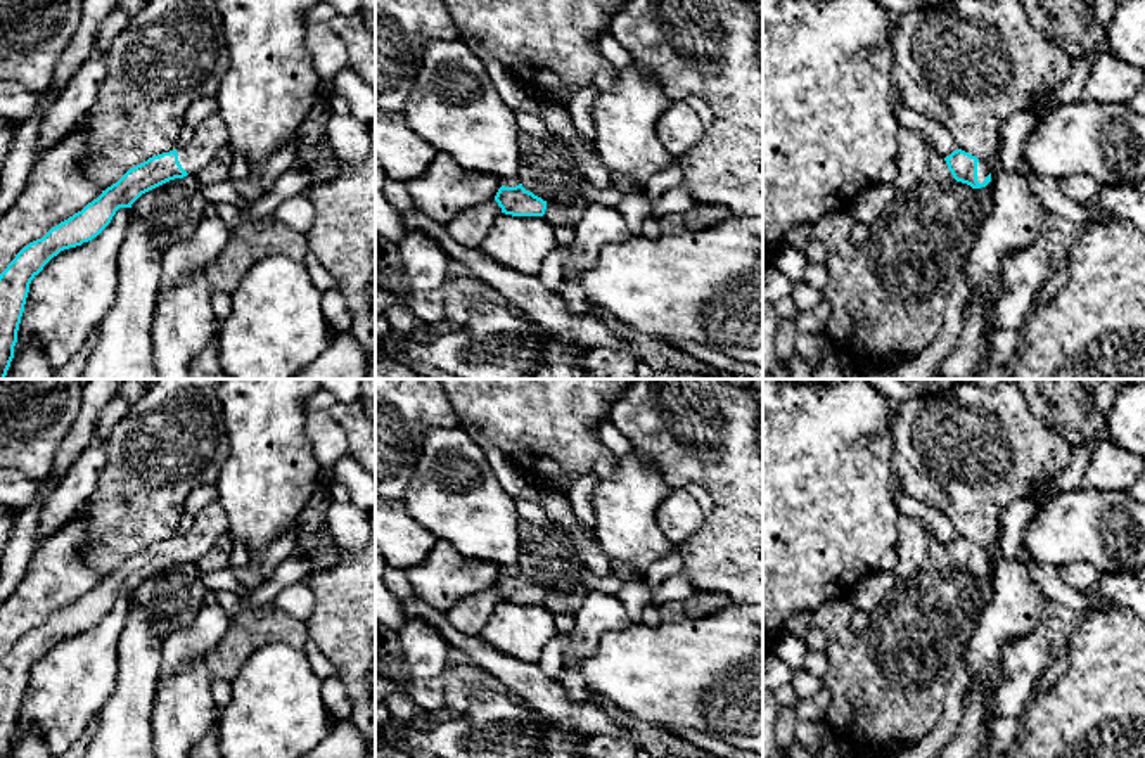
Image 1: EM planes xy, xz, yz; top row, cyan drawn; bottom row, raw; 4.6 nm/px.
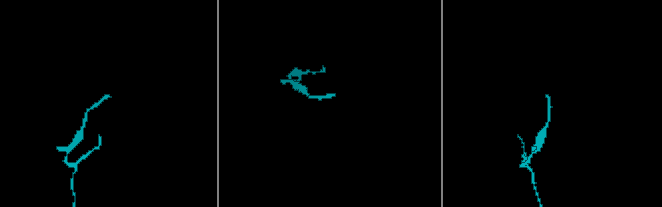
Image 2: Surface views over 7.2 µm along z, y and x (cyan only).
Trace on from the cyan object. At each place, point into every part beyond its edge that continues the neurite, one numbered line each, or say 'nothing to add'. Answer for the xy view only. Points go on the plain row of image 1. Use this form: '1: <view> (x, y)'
1: xy (211, 521)

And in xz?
nothing to add

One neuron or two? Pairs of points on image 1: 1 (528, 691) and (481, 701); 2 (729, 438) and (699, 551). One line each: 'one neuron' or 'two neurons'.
1: two neurons
2: one neuron

